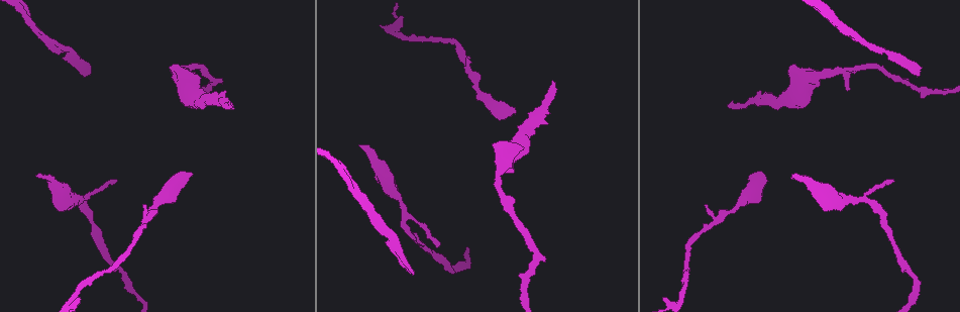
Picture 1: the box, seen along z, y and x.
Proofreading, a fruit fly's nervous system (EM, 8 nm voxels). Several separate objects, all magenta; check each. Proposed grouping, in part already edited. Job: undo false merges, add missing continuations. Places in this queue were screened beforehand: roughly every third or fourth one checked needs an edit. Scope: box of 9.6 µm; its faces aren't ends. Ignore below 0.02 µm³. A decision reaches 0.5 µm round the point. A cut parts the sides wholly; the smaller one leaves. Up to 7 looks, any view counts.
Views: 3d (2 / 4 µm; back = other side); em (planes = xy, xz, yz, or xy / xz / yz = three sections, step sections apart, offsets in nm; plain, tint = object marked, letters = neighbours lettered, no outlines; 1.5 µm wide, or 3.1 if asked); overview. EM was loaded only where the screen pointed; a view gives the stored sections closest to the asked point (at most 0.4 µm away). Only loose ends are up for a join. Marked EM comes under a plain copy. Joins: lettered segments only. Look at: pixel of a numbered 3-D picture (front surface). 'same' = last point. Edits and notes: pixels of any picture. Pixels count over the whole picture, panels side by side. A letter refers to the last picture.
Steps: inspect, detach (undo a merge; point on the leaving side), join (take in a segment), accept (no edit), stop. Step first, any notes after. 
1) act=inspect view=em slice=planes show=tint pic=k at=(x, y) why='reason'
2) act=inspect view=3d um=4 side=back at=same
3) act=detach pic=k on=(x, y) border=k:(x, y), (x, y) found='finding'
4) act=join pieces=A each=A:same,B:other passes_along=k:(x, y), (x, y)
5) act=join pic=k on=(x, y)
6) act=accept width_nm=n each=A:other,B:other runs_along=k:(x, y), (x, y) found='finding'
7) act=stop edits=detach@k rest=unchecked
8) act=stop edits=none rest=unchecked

act=inspect view=em slice=planes show=letters pic=1 at=(792, 176) why='branch stops here'

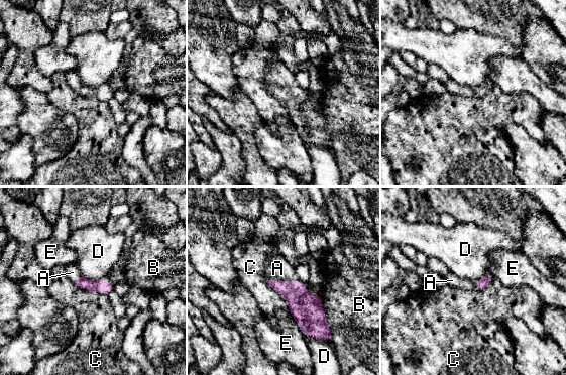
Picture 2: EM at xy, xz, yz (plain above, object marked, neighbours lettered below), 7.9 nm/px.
act=join pieces=A each=A:same,B:other,C:other,D:other,E:other passes_along=2:(302, 305), (282, 281), (277, 268) found='the cell continues'

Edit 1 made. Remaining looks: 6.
act=inspect view=em slice=xz step=8 show=letters pic=1 at=(72, 202) why='thick turns thin'

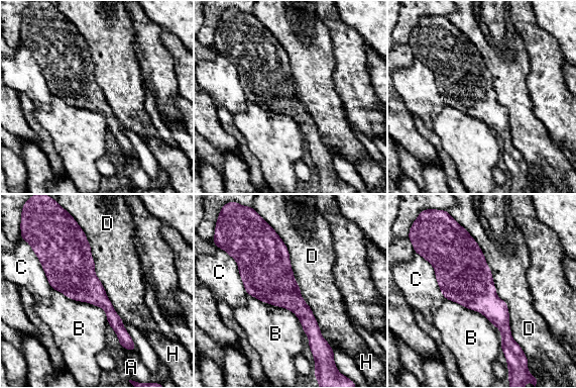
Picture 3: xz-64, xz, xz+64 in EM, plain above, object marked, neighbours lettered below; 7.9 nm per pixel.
act=inspect view=em slice=yz step=4 show=letters at=same

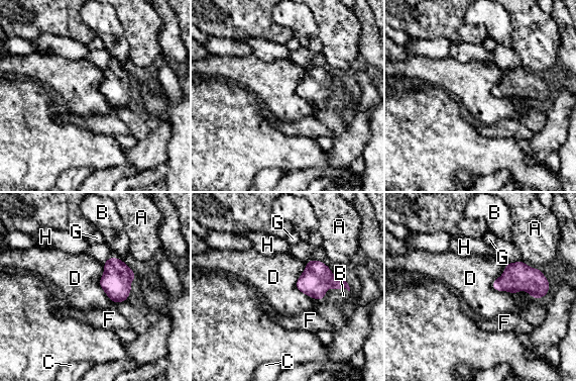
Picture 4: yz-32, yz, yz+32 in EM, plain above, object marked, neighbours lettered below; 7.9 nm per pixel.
act=accept longest_contact=D:380nm each=A:other,B:other,C:other,D:other,F:other,G:other,H:other border=4:(491, 282), (536, 299) found='all the same cell'

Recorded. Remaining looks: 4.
act=inspect view=3d um=4 pic=1 at=(758, 172) why='branch stops here'

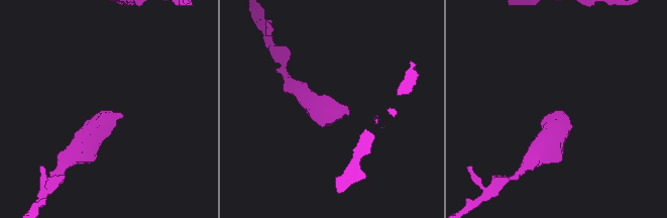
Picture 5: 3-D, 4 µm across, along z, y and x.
act=inspect view=em slice=planes show=letters pic=5 at=(560, 112)

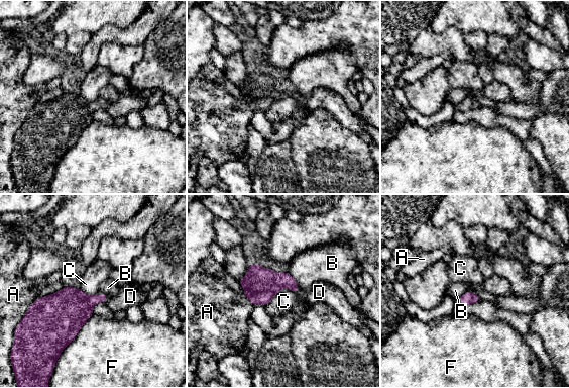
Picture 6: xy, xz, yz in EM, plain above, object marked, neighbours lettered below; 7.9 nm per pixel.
act=join pieces=D longest_contact=F:460nm each=A:other,B:other,C:other,D:same,F:other found='it goes on there'

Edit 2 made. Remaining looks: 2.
act=stop edits=join@2,join@6 rest=unchecked

